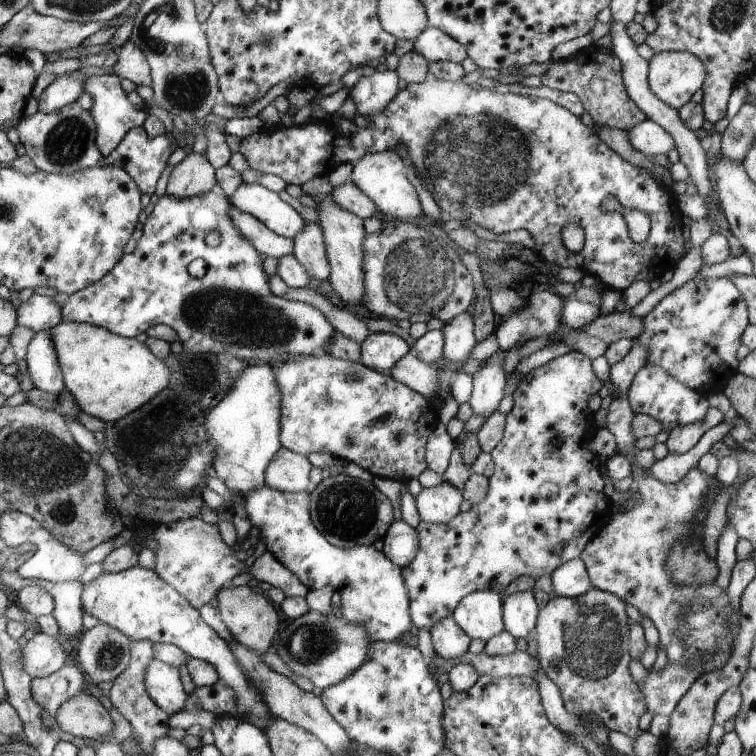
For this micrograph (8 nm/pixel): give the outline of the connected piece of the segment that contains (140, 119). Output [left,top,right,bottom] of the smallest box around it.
[85,75,149,154]

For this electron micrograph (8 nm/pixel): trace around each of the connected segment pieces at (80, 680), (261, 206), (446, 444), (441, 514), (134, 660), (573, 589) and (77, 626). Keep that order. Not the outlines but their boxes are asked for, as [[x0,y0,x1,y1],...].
[[31,665,88,718],[231,183,307,240],[427,423,454,476],[415,480,462,524],[107,641,171,755],[551,557,593,597],[35,580,84,642]]

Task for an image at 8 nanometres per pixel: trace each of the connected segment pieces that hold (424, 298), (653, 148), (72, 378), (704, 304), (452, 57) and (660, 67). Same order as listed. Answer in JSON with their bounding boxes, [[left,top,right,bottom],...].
[[332,179,476,324],[626,119,675,157],[50,320,170,424],[632,279,750,395],[413,26,466,63],[649,51,707,109]]

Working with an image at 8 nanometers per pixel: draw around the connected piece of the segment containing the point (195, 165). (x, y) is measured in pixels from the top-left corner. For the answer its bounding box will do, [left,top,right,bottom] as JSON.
[166,150,217,199]

